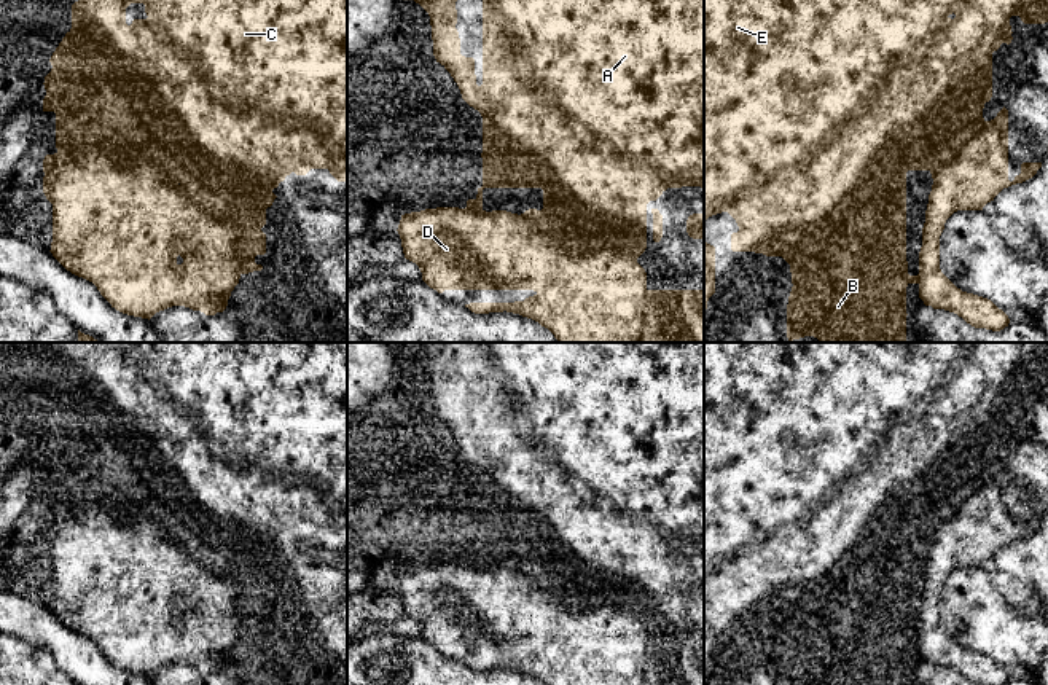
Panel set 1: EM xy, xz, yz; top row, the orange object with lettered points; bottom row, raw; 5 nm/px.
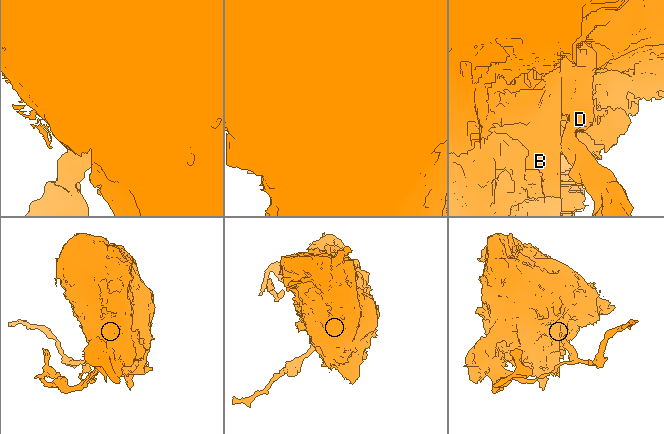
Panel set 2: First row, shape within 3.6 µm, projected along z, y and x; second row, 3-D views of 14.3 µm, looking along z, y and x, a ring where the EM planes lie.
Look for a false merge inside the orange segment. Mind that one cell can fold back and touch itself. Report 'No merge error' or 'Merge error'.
Merge error

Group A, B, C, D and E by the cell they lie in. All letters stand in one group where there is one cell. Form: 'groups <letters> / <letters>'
groups A B C E / D

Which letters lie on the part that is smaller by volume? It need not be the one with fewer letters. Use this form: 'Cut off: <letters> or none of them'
Cut off: D

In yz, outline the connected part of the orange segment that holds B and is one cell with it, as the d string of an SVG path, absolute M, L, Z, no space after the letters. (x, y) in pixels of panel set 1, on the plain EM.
M704 342L704 578L728 569L739 583L731 591L733 609L782 613L790 621L793 644L787 661L787 685L906 685L906 644L919 640L917 632L908 631L906 618L906 529L929 527L935 535L984 484L983 465L992 454L992 409L1002 400L1011 400L1011 373L1019 373L1024 381L1048 379L1048 342Z

